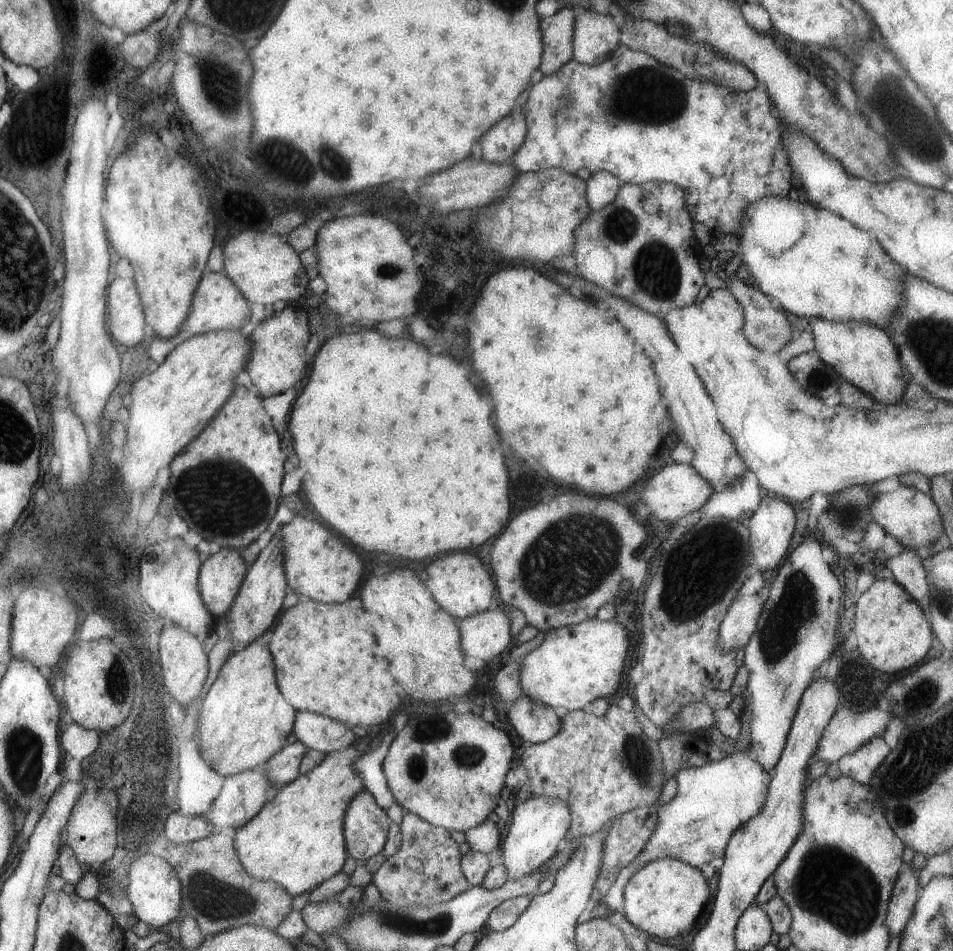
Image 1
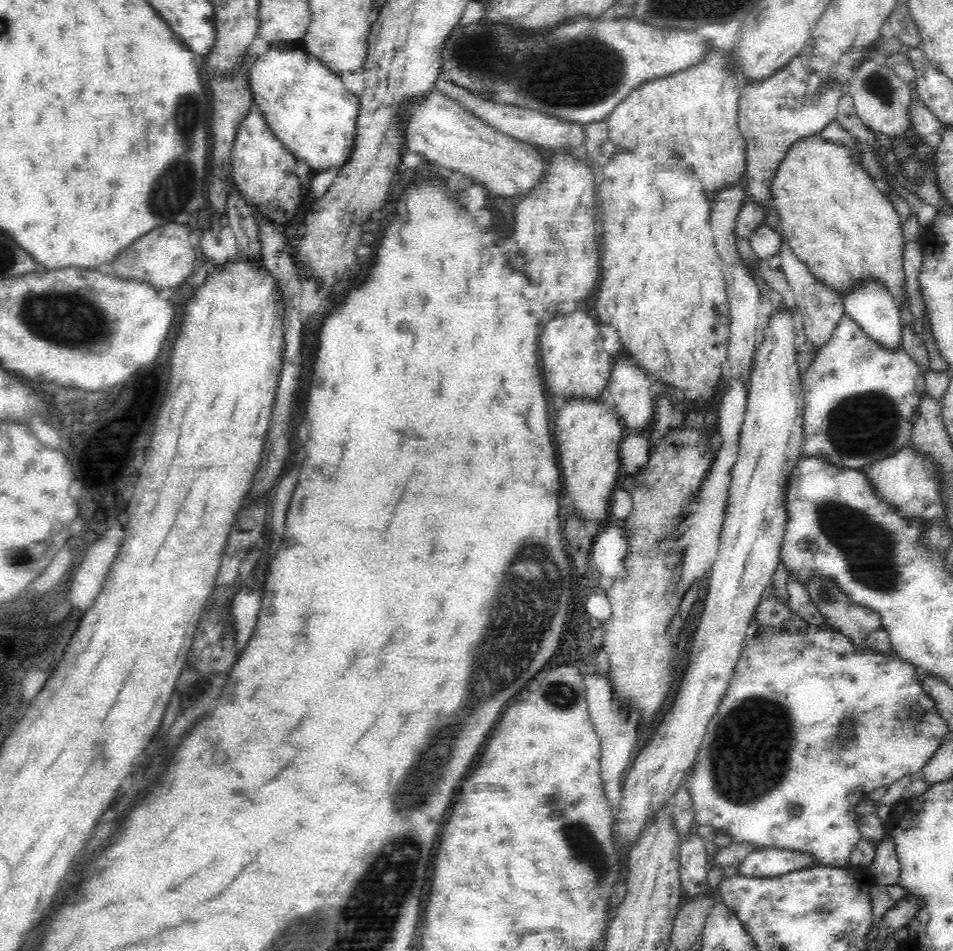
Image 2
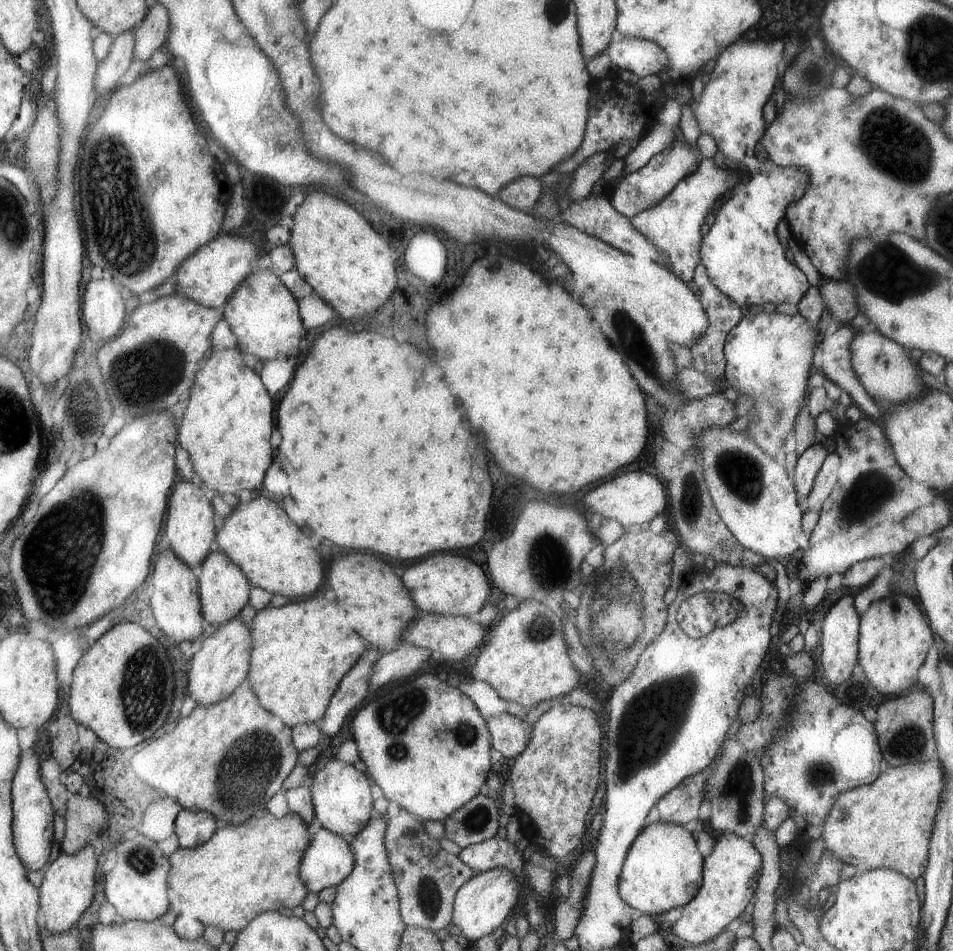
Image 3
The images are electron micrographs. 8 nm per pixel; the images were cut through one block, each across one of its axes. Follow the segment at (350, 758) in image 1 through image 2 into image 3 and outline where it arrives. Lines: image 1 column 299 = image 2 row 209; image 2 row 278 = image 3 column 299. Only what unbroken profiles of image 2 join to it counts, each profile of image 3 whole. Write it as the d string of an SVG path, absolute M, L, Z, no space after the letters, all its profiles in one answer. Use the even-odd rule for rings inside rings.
M265 814L251 818L249 822L241 826L225 826L215 832L215 836L195 848L179 848L173 856L173 870L171 870L171 912L175 916L191 916L201 920L205 926L223 926L225 932L235 930L241 932L247 928L257 916L263 912L277 912L281 908L299 908L307 894L311 892L307 884L303 882L303 858L311 846L311 836L315 828L309 828L303 816L289 814L285 818L279 818L275 814Z

